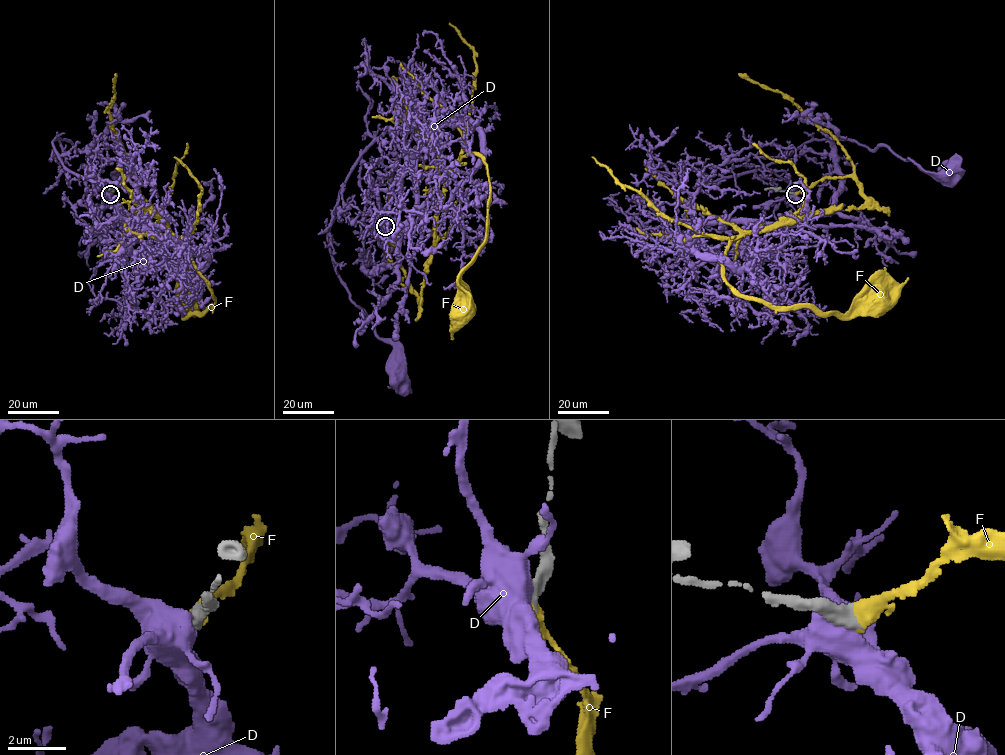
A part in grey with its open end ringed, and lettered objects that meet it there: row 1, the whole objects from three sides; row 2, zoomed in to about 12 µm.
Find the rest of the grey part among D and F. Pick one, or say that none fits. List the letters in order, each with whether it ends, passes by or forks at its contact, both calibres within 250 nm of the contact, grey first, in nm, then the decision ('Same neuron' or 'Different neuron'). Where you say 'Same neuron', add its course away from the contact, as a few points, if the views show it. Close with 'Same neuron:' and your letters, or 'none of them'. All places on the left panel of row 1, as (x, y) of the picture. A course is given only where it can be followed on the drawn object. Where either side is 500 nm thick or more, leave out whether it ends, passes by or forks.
D: Thickness 550 nm (grey) against 850 nm. Different neuron
F: Thickness 550 nm (grey) against 550 nm. Same neuron. Its course: (110, 194), (133, 175), (147, 208), (156, 210), (185, 246), (215, 298), (203, 312), (185, 314), (187, 301)
Same neuron: F

